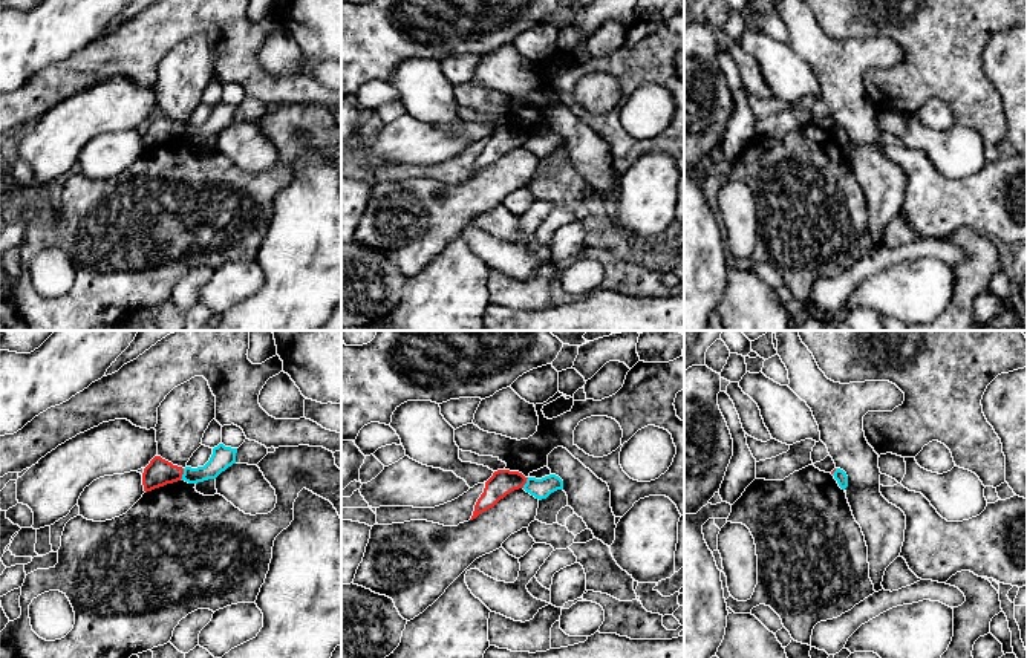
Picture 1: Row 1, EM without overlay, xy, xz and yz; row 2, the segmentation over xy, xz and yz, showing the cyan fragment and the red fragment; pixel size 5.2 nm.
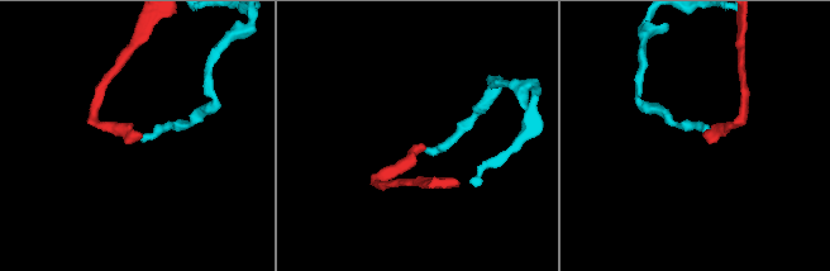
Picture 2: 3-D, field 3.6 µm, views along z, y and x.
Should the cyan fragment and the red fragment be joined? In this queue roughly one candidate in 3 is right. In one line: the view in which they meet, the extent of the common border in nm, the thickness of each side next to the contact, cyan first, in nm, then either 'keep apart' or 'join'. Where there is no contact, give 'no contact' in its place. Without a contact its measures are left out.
contact in xy; length 70 nm; calibres 120 and 140 nm; keep apart

